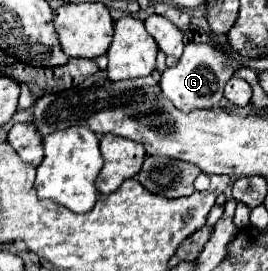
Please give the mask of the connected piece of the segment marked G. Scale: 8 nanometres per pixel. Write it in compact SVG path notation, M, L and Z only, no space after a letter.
M189 43L185 45L185 51L175 67L167 67L161 75L159 87L163 95L179 109L189 111L191 107L215 107L219 99L223 97L223 87L231 79L233 71L239 67L239 61L227 59L227 55L211 45L203 43Z

